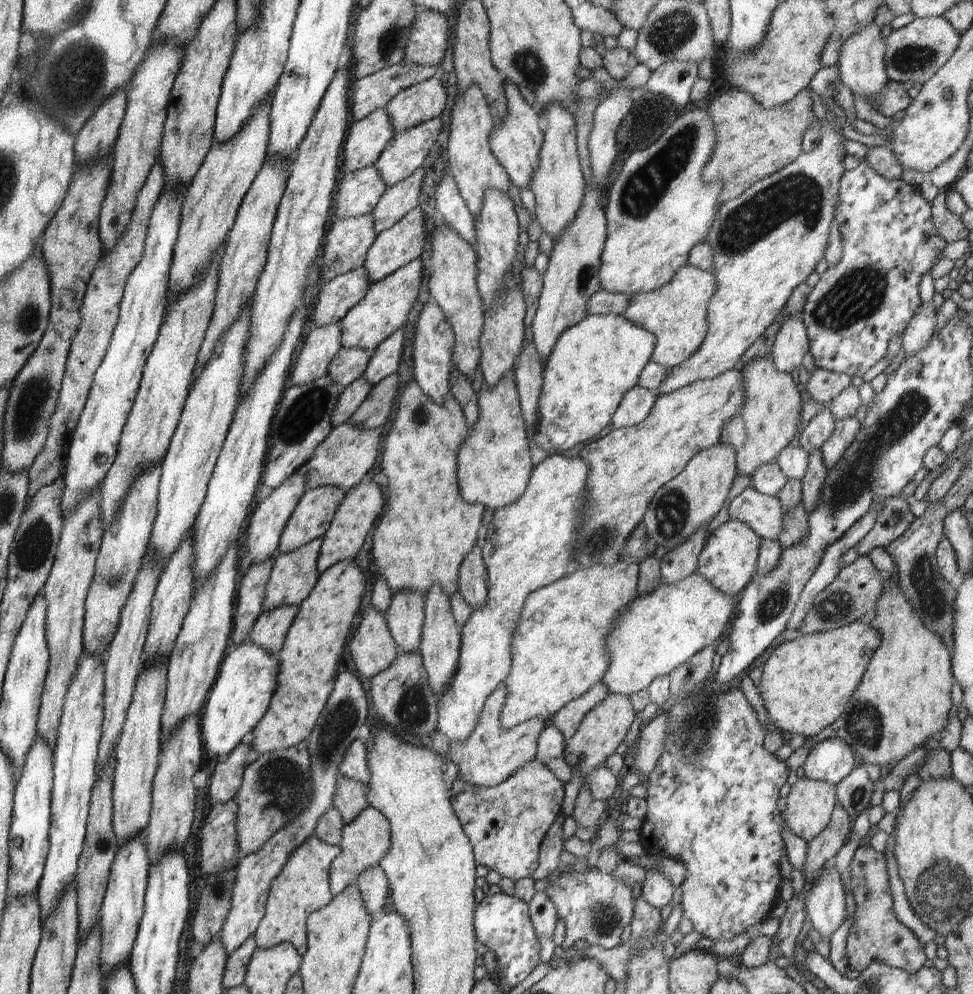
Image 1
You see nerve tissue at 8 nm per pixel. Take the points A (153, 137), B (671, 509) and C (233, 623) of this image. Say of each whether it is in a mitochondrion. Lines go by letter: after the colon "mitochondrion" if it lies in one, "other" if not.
A: other
B: mitochondrion
C: other

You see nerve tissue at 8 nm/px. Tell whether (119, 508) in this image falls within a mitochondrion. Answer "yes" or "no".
no

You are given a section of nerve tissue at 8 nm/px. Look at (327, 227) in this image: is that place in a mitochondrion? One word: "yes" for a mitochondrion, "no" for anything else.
no

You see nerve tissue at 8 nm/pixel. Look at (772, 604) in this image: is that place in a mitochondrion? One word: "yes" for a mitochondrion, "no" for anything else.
yes

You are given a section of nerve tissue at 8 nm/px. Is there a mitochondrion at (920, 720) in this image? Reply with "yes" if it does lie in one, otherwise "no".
no

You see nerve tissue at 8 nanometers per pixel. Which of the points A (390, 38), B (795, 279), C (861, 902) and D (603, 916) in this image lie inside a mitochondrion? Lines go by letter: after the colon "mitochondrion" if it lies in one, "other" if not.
A: mitochondrion
B: other
C: other
D: mitochondrion

